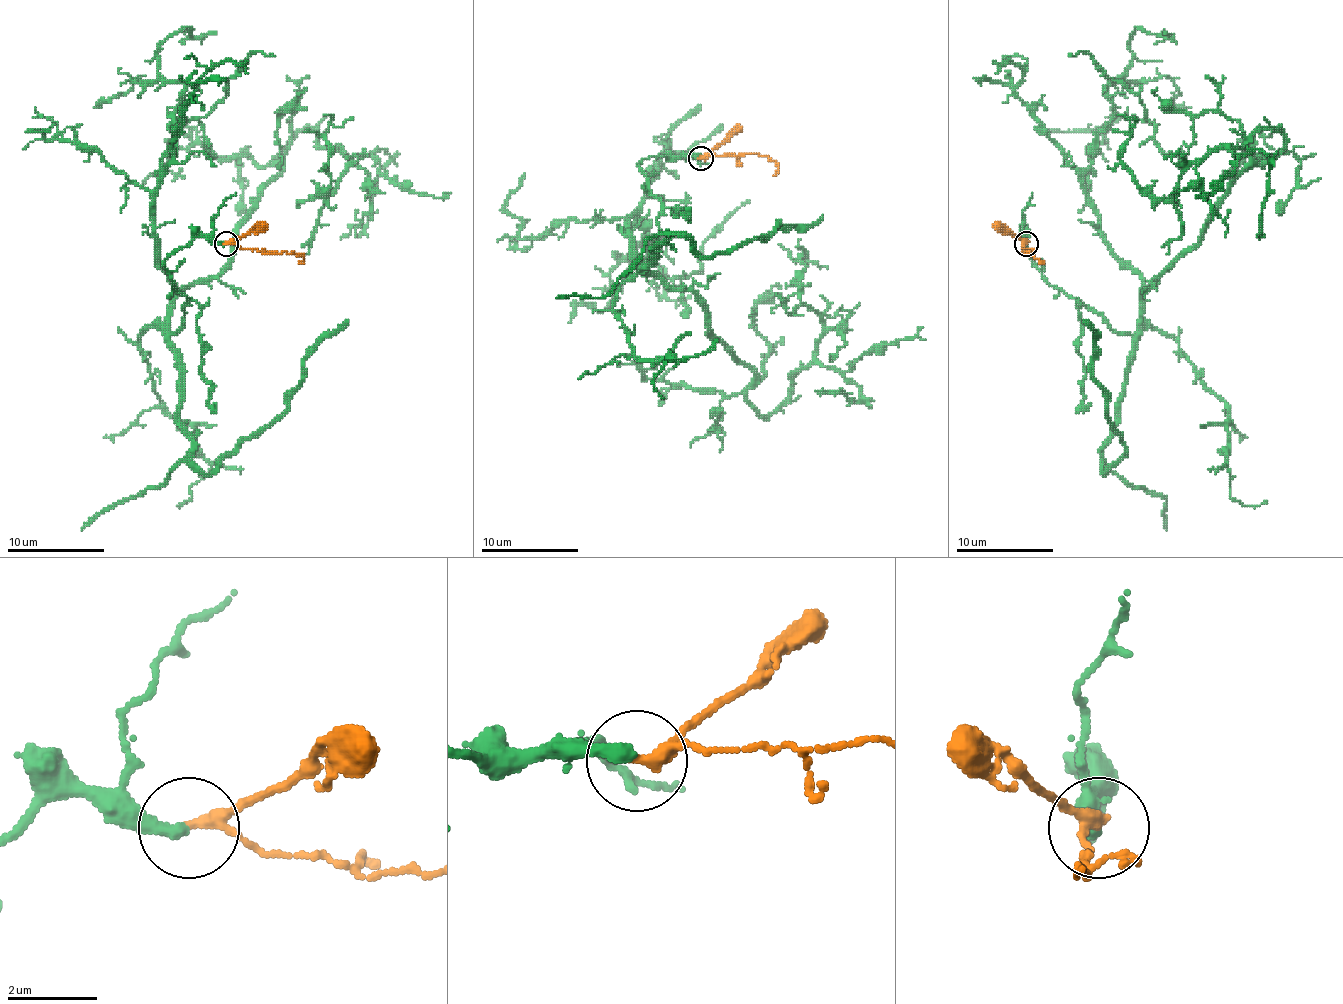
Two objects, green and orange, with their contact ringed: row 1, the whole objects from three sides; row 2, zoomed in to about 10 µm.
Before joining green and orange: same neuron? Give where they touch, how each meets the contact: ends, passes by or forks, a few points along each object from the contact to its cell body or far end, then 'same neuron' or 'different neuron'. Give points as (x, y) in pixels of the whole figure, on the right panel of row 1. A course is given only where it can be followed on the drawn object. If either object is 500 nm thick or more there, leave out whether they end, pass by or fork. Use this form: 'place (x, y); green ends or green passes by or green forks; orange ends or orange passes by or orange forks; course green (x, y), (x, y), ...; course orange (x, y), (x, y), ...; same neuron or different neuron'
place (1026, 243); green ends; orange passes by; course green (1027, 244), (1049, 283), (1134, 334), (1142, 293), (1283, 146), (1257, 129), (1154, 200), (1120, 158), (1134, 117); course orange (1027, 244), (1022, 254), (1044, 263); same neuron

